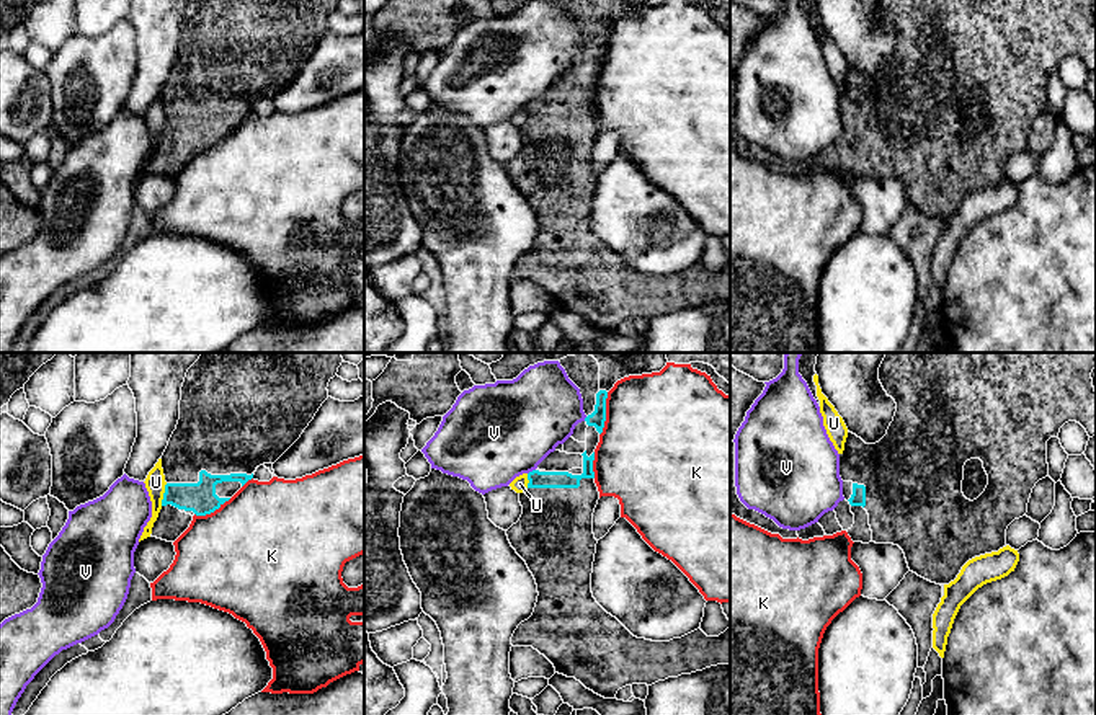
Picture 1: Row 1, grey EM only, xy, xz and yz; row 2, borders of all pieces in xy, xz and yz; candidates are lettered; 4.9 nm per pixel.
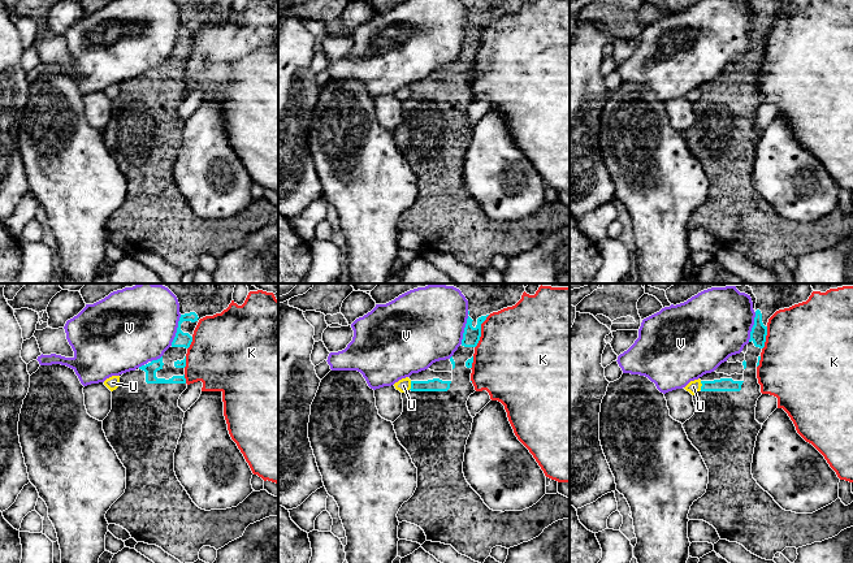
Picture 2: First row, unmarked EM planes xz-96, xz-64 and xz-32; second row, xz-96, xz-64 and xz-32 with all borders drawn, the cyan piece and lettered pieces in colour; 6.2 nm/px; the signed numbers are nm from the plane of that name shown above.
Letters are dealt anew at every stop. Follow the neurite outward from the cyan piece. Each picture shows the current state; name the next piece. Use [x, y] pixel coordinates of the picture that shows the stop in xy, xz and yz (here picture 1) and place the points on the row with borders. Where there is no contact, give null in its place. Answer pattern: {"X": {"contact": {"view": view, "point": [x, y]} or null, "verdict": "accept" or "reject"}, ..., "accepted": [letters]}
{"K": {"contact": {"view": "xz", "point": [605, 413]}, "verdict": "reject"}, "U": {"contact": {"view": "xy", "point": [164, 495]}, "verdict": "reject"}, "V": {"contact": {"view": "xz", "point": [533, 470]}, "verdict": "reject"}, "accepted": []}

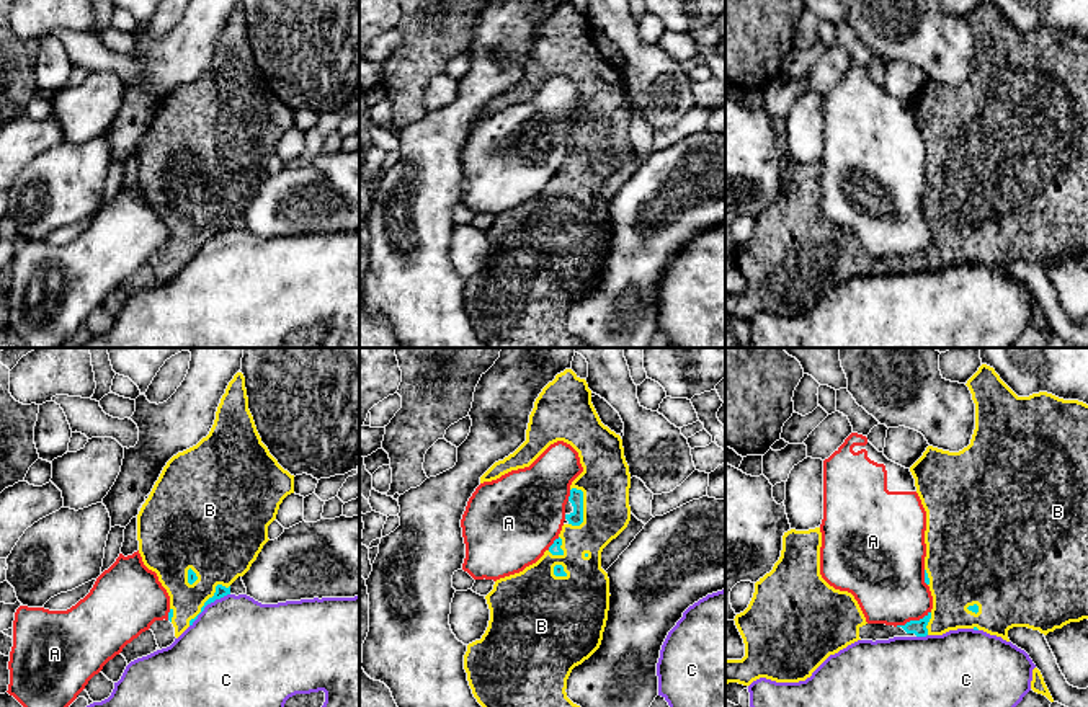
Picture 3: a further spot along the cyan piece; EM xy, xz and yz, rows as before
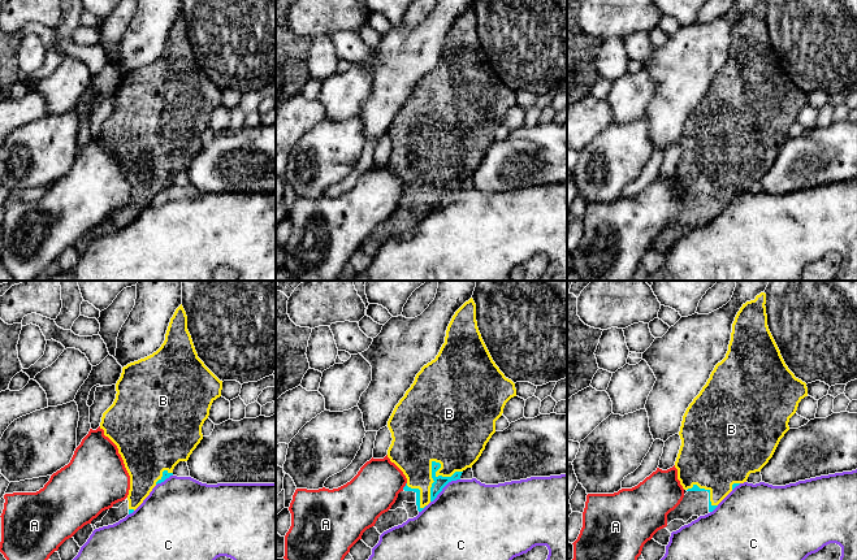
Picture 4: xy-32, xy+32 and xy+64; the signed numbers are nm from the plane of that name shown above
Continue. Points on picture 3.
{"A": {"contact": {"view": "yz", "point": [912, 621]}, "verdict": "reject"}, "B": {"contact": {"view": "xz", "point": [582, 505]}, "verdict": "accept"}, "C": {"contact": {"view": "xy", "point": [208, 603]}, "verdict": "reject"}, "accepted": ["B"]}

